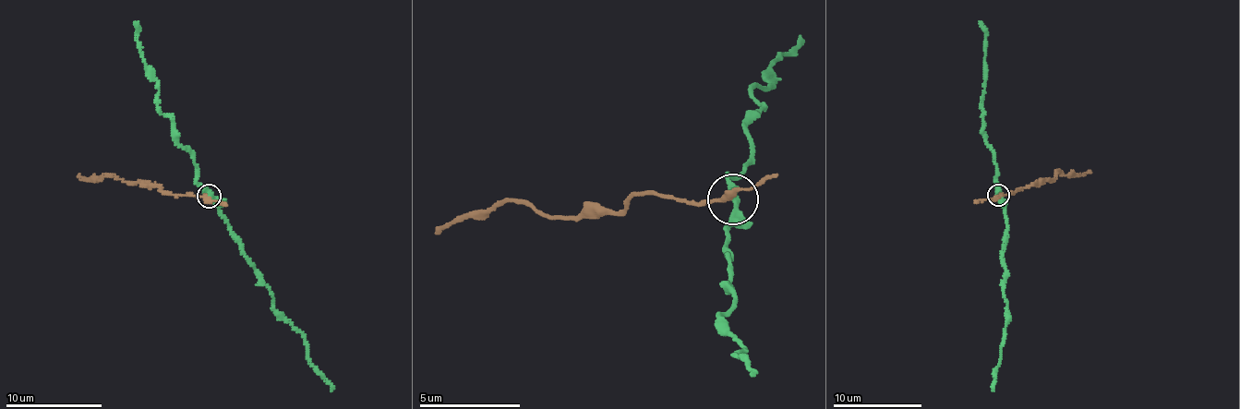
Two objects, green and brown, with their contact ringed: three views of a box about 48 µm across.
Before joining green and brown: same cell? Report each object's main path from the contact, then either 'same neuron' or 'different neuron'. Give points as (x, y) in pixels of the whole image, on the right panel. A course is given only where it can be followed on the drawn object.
green runs (997, 194), (1006, 225), (1002, 253), (1005, 268), (1002, 284), (1006, 308), (1001, 358), (993, 390); brown runs (997, 196), (1060, 174), (1091, 173); different neuron

